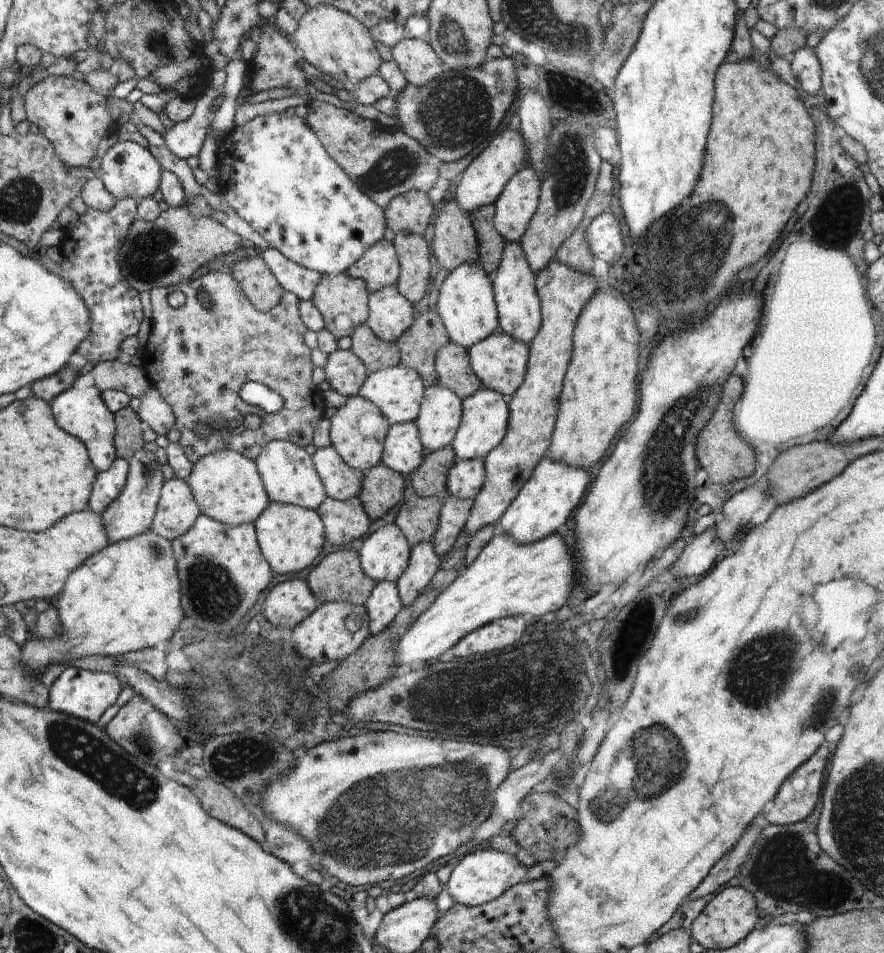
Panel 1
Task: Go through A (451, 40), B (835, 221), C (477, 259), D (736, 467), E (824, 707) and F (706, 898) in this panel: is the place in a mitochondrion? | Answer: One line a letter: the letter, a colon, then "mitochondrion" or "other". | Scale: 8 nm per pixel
A: mitochondrion
B: mitochondrion
C: other
D: other
E: mitochondrion
F: other

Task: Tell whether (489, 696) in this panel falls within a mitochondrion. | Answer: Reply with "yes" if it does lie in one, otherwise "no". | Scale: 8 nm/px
yes

